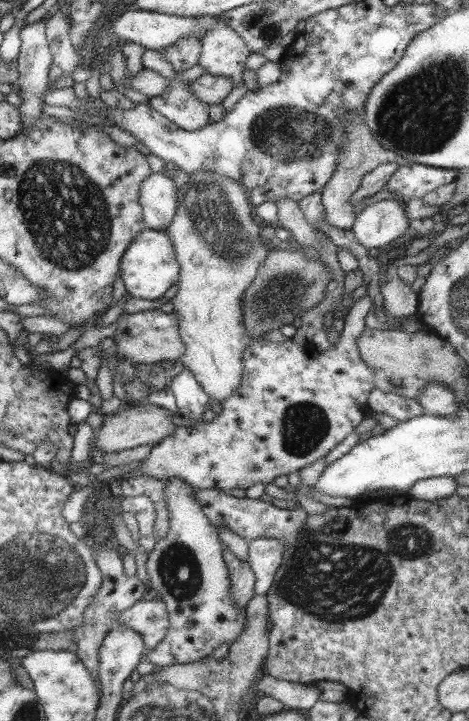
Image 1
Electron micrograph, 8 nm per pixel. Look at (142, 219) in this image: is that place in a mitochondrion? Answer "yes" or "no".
no

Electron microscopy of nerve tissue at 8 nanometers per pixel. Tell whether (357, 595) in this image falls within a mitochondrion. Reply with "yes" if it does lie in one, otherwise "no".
yes

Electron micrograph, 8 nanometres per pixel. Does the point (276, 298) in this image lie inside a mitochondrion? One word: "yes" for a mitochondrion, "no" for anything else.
yes

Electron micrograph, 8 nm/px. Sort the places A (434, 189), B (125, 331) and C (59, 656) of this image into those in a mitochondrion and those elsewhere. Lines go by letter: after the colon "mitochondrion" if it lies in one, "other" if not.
A: other
B: other
C: other

